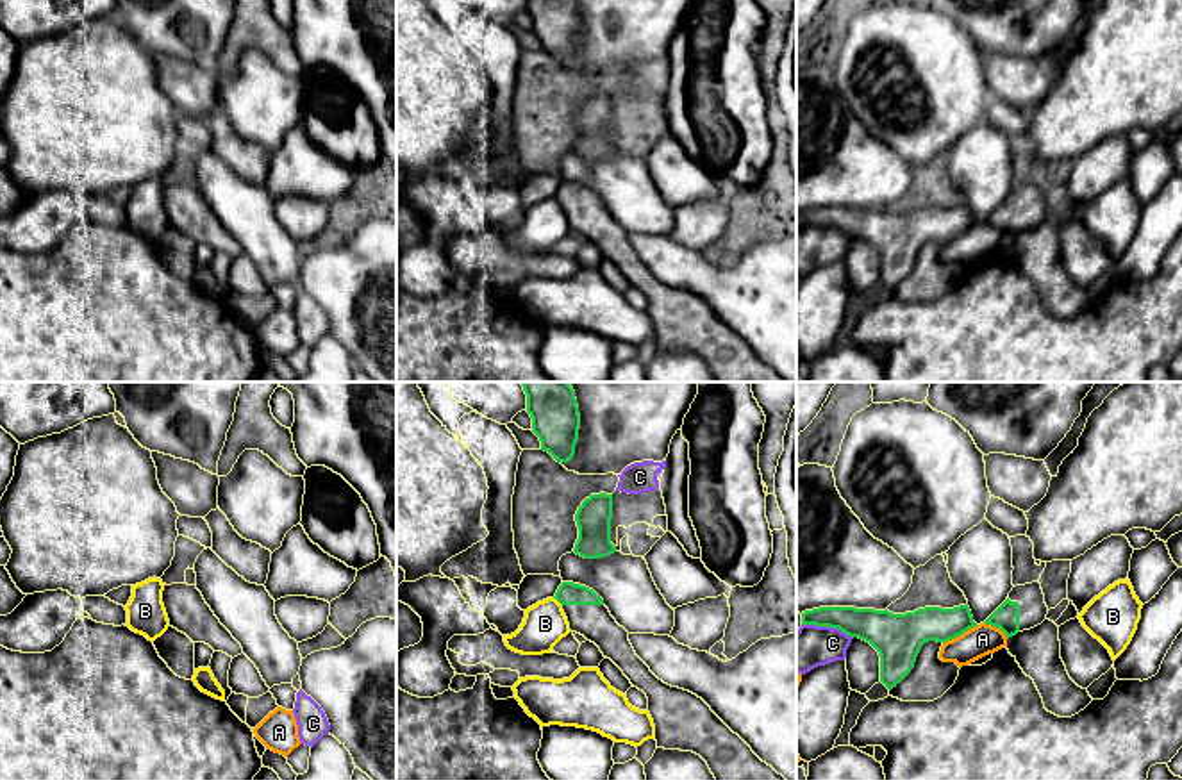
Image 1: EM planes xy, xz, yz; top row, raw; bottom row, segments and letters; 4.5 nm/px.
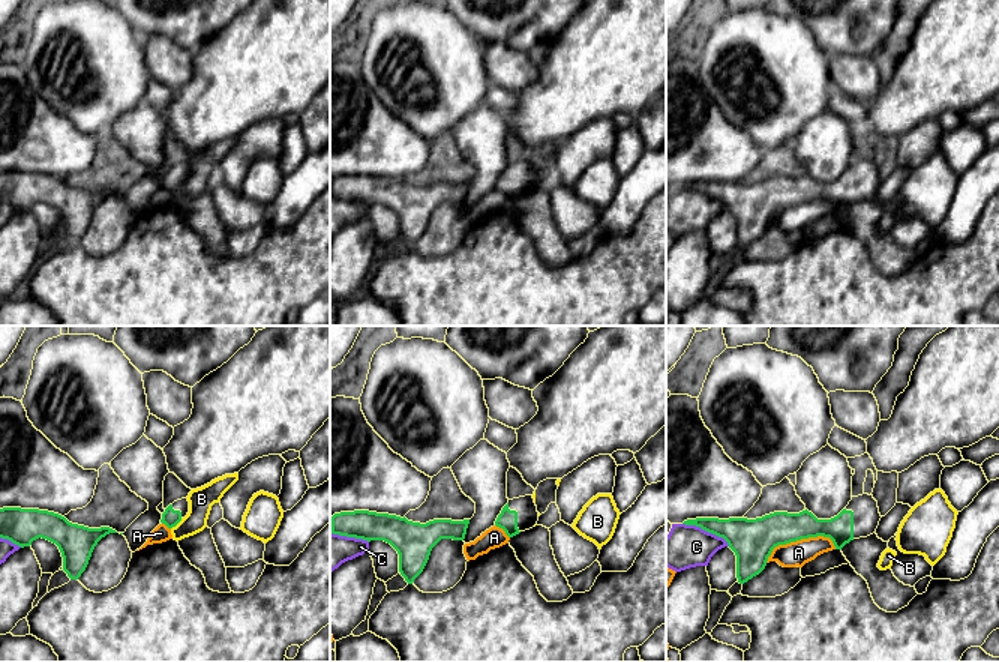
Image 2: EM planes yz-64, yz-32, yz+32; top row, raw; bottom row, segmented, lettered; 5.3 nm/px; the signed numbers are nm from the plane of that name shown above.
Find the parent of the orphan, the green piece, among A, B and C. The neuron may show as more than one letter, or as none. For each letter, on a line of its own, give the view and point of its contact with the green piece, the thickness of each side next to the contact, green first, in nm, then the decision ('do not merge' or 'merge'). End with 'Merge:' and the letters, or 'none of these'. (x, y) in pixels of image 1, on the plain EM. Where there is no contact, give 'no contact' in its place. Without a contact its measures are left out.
A: meets green in yz at (959, 234); 190 nm thick on the green side, 140 nm on the other; do not merge
B: meets green in xz at (557, 200); 110 nm thick on the green side, 200 nm on the other; do not merge
C: meets green in yz at (827, 225); 170 nm thick on the green side, 190 nm on the other; do not merge
Merge: none of these

